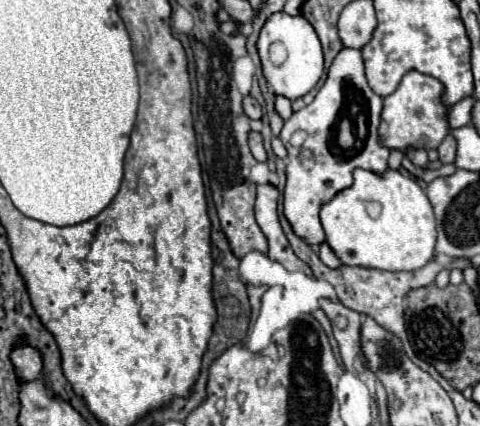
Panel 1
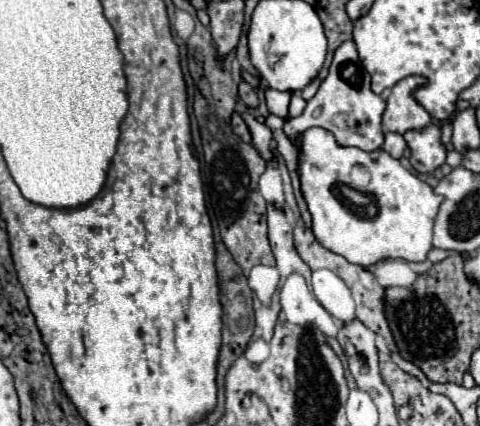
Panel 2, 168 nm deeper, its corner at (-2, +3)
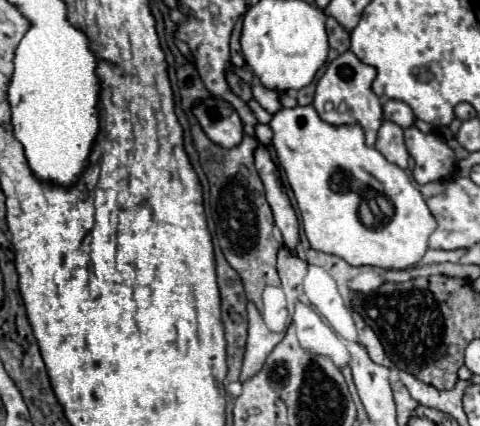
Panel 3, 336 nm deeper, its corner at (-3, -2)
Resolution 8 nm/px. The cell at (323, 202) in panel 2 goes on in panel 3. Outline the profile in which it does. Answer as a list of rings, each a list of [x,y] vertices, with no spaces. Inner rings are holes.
[[[296,105],[292,109],[282,107],[280,111],[276,111],[268,125],[274,133],[272,145],[276,149],[278,161],[286,173],[290,189],[294,191],[294,197],[296,197],[296,203],[298,203],[298,209],[302,215],[304,233],[306,233],[306,237],[314,249],[318,249],[322,253],[332,253],[350,265],[372,265],[372,267],[382,267],[382,269],[408,269],[408,267],[414,267],[424,257],[424,253],[428,249],[428,237],[436,229],[436,219],[432,217],[430,209],[426,207],[422,193],[410,183],[408,175],[400,167],[388,163],[376,147],[368,147],[362,141],[364,131],[358,123],[336,127],[332,123],[324,123],[320,119],[320,115],[316,115],[316,109],[312,105],[304,105],[304,107]],[[338,169],[348,171],[350,181],[356,181],[354,187],[358,187],[358,189],[360,187],[372,187],[378,193],[386,195],[392,203],[394,213],[390,217],[382,217],[380,225],[366,227],[358,216],[360,193],[352,185],[346,193],[334,191],[330,187],[330,179]]]

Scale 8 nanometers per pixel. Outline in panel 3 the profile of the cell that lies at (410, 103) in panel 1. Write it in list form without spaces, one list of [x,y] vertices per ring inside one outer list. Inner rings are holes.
[[[390,99],[384,105],[384,119],[390,119],[390,121],[398,123],[402,129],[408,129],[414,123],[414,113],[412,113],[412,109],[404,101]]]

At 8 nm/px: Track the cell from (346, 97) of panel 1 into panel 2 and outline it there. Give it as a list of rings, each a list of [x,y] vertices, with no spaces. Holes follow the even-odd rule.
[[[347,40],[339,50],[335,50],[333,62],[329,66],[327,78],[321,82],[319,92],[307,102],[307,108],[297,118],[285,120],[285,134],[295,144],[299,142],[299,134],[313,126],[329,130],[339,146],[355,146],[367,152],[379,150],[383,146],[383,130],[381,130],[381,114],[385,110],[385,100],[371,90],[371,76],[363,70],[359,62],[359,52],[355,50],[355,42]]]

